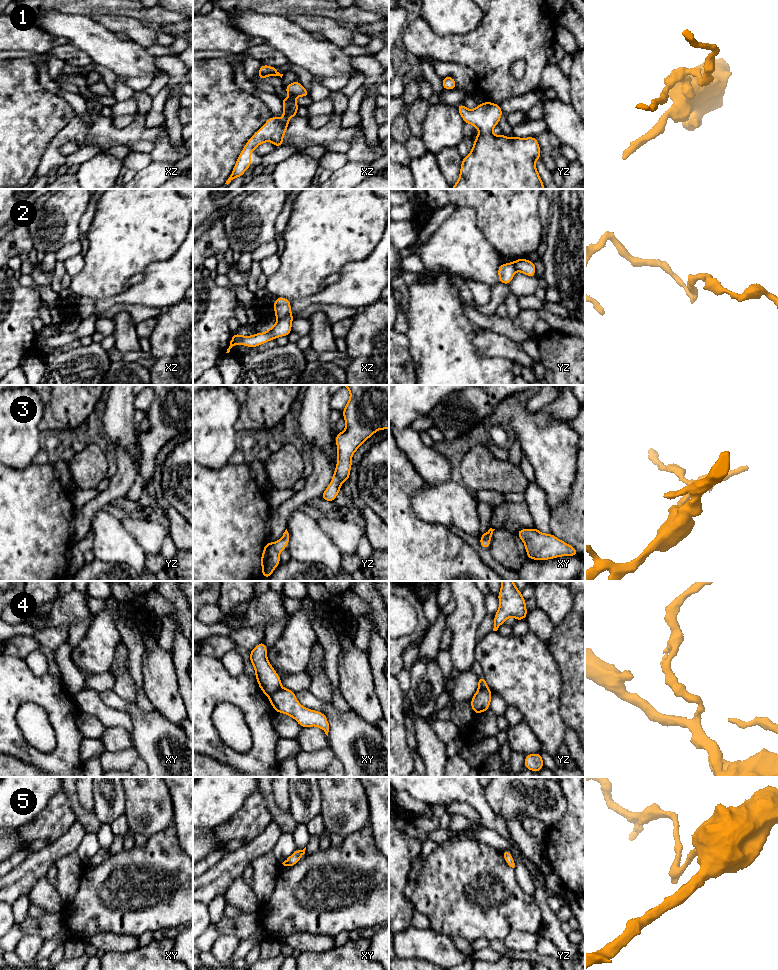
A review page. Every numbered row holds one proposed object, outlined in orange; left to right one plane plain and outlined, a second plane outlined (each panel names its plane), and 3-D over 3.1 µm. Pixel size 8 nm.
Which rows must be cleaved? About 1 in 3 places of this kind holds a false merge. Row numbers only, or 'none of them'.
2, 4

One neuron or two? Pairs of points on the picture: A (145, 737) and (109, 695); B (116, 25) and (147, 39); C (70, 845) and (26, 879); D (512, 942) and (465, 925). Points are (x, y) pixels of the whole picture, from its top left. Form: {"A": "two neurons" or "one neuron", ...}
{"A": "one neuron", "B": "one neuron", "C": "one neuron", "D": "two neurons"}

